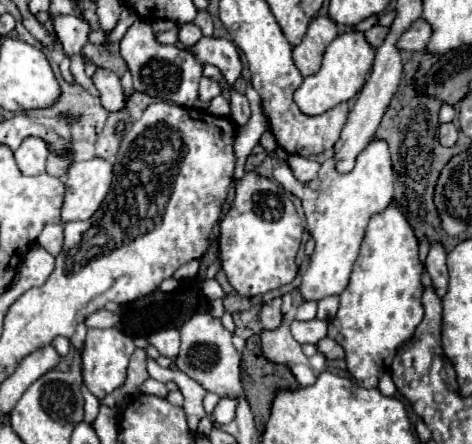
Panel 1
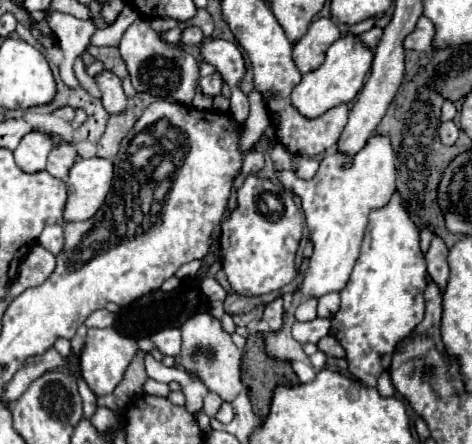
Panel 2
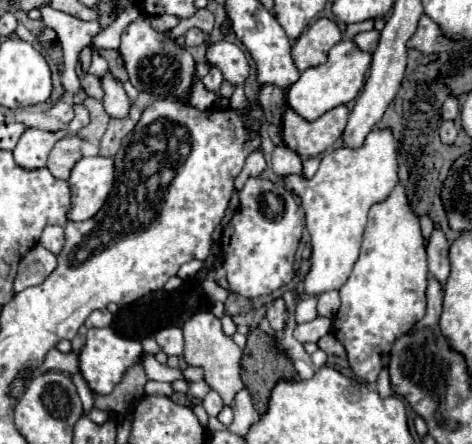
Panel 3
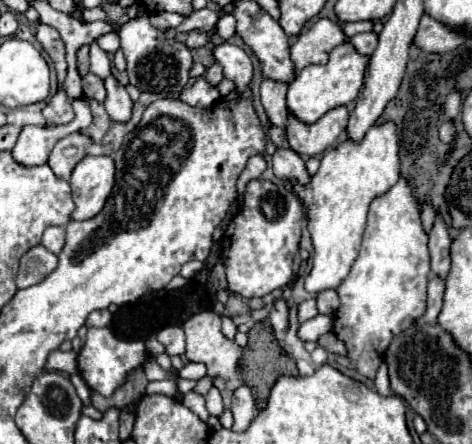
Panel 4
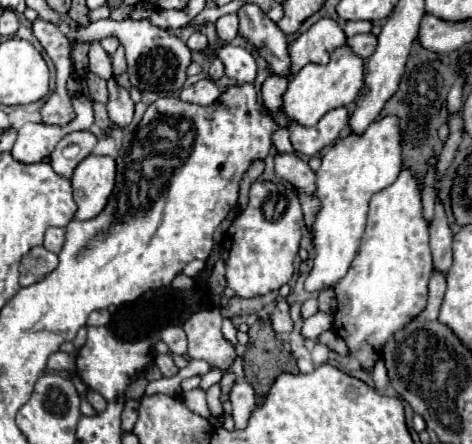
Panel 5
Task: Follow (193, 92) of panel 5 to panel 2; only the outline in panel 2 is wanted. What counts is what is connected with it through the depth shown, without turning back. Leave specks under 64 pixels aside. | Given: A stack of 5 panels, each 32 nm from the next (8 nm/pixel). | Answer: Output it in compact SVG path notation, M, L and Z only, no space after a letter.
M198 88L196 94L194 94L194 100L192 100L192 106L200 108L200 110L210 110L212 108L212 100L214 100L214 96L206 96L202 92L202 88Z

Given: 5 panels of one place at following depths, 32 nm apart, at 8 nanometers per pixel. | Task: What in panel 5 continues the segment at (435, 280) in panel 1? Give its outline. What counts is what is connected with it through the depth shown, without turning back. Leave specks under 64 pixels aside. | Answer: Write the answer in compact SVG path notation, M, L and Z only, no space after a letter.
M436 202L436 214L430 222L430 250L434 268L446 272L452 264L452 230L442 202Z

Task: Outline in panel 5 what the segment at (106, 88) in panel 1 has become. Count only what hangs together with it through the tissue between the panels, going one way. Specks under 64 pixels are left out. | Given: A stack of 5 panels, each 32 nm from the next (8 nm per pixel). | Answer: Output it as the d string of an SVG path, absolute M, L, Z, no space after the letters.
M114 78L108 80L108 92L110 92L110 100L108 100L106 108L108 108L110 120L116 126L126 128L132 122L132 118L134 118L134 102L132 102L128 90L118 86Z

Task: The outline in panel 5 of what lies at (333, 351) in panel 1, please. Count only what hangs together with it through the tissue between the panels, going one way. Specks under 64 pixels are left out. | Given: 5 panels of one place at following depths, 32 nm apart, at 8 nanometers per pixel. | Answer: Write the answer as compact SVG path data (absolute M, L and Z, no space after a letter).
M328 330L328 332L320 334L318 340L320 340L322 344L326 344L330 350L338 352L338 354L348 354L348 346L346 346L346 342L344 342L334 330Z

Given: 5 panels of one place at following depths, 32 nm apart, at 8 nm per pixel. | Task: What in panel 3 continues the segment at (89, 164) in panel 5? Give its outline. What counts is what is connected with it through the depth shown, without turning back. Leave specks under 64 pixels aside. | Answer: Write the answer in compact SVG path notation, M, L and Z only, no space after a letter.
M106 156L82 158L76 162L70 174L72 190L72 210L68 212L70 220L88 220L92 218L102 204L106 202L112 184L114 184L114 162Z

